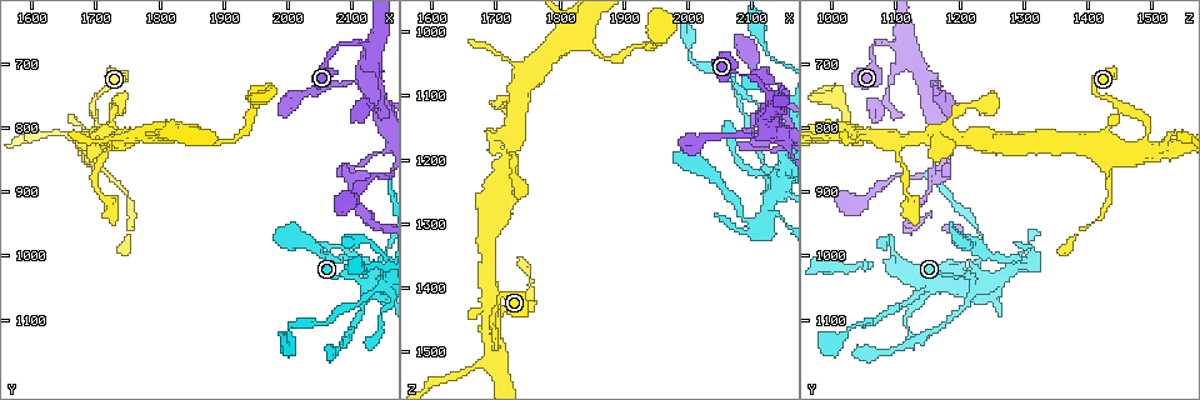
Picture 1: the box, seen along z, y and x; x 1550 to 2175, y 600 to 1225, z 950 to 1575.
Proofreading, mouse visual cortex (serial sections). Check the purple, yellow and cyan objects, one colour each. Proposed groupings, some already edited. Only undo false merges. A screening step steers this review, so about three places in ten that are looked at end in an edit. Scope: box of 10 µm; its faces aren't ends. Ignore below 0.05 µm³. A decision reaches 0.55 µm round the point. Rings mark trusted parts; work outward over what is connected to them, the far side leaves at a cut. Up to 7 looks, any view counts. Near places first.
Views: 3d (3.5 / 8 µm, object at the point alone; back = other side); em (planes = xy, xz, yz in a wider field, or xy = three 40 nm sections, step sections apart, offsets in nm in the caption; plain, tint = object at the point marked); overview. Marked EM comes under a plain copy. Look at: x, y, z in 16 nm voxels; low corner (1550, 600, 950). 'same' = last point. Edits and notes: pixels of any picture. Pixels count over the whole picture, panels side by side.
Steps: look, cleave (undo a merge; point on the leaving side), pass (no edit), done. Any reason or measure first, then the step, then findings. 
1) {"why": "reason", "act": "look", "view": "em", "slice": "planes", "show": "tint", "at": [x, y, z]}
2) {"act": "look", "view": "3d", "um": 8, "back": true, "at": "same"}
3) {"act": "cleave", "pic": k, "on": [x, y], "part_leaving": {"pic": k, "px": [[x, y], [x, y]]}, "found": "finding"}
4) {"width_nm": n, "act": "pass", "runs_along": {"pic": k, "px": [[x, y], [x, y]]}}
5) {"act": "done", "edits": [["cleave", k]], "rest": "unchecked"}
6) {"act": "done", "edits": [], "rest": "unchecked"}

{"why": "abrupt turn", "act": "look", "view": "3d", "um": 3.5, "at": [2140, 765, 1085]}

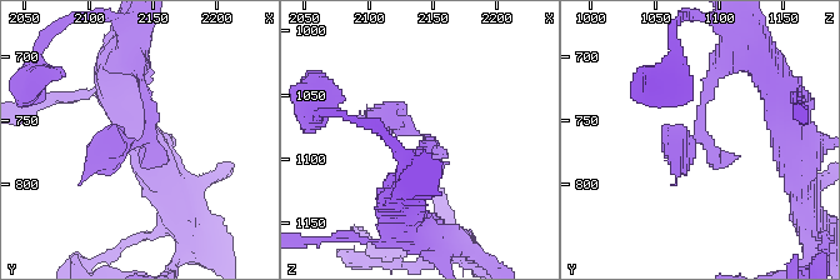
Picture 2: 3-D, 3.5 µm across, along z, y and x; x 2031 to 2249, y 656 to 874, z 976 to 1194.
{"act": "look", "view": "em", "slice": "xy", "step": 5, "show": "tint", "at": [2136, 764, 1080]}

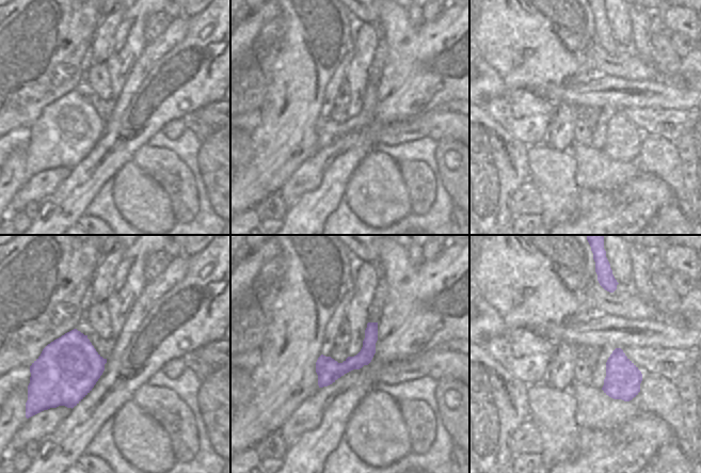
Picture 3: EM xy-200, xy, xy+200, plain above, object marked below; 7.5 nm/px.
{"act": "look", "view": "em", "slice": "xy", "step": 3, "show": "tint", "at": "same"}

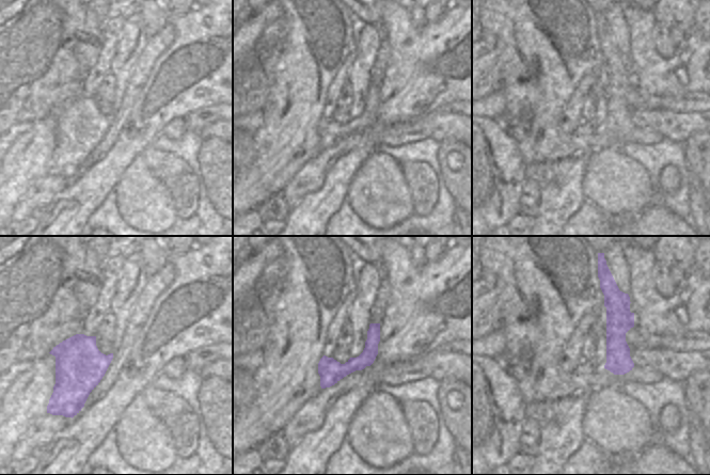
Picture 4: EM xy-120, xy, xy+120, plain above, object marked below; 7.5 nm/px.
{"act": "pass", "runs_along": {"pic": 2, "px": [[139, 76], [146, 138], [78, 184]]}, "found": "one cell here"}

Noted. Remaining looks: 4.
{"why": "three-way junction", "act": "look", "view": "3d", "um": 3.5, "at": [2115, 1020, 1290]}

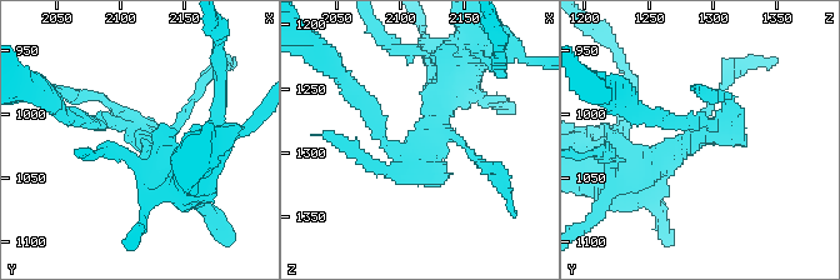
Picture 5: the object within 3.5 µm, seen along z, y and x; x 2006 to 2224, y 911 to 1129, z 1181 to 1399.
{"why": "shape alone is not enough", "act": "look", "view": "em", "slice": "xy", "step": 1, "show": "tint", "at": [2116, 1018, 1288]}

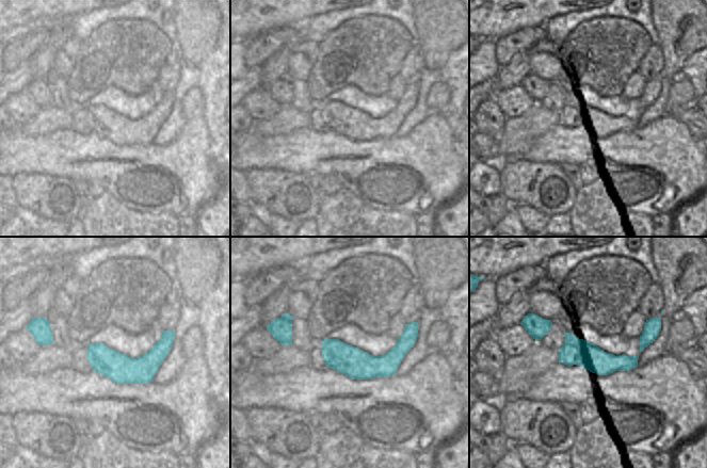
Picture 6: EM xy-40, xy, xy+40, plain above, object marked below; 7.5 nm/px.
{"act": "pass", "runs_along": {"pic": 6, "px": [[415, 329], [386, 362], [324, 354]]}, "found": "one cell here"}

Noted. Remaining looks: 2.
{"why": "three arms meet", "act": "look", "view": "em", "slice": "planes", "show": "tint", "at": [1695, 855, 1435]}

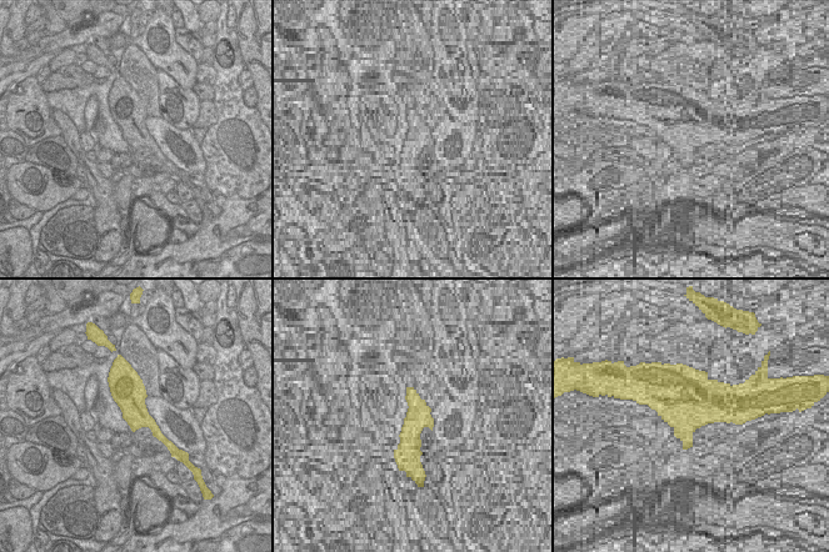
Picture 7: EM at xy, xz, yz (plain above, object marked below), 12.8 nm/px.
{"act": "look", "view": "3d", "um": 3.5, "back": true, "at": "same"}

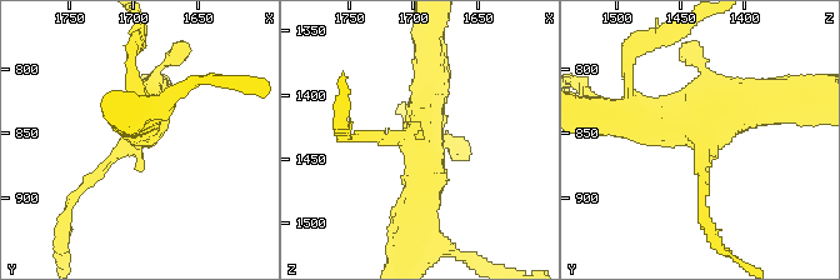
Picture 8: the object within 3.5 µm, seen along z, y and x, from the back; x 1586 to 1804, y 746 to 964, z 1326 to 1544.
{"act": "pass", "runs_along": {"pic": 8, "px": [[143, 110], [135, 138], [74, 195]]}, "found": "all the same cell"}

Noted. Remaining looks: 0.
{"act": "done", "edits": [], "rest": "unchecked"}

